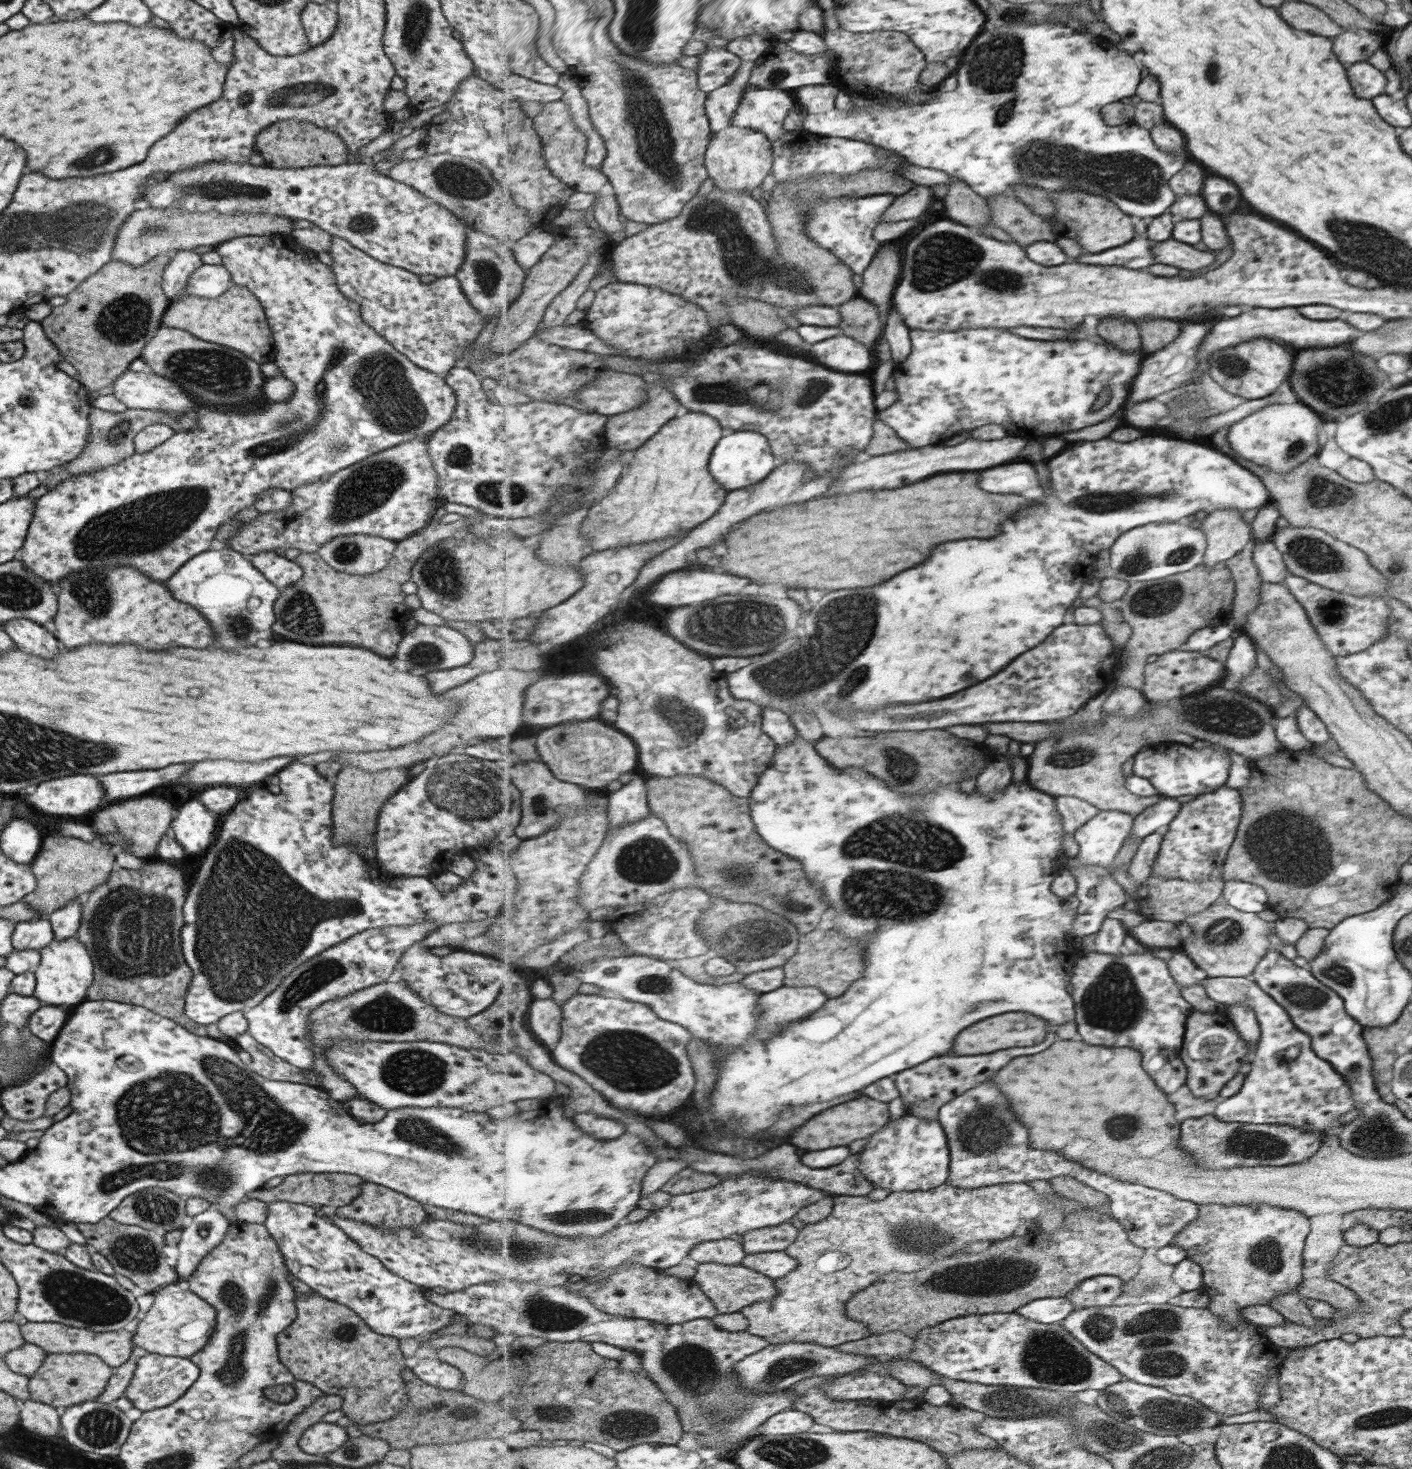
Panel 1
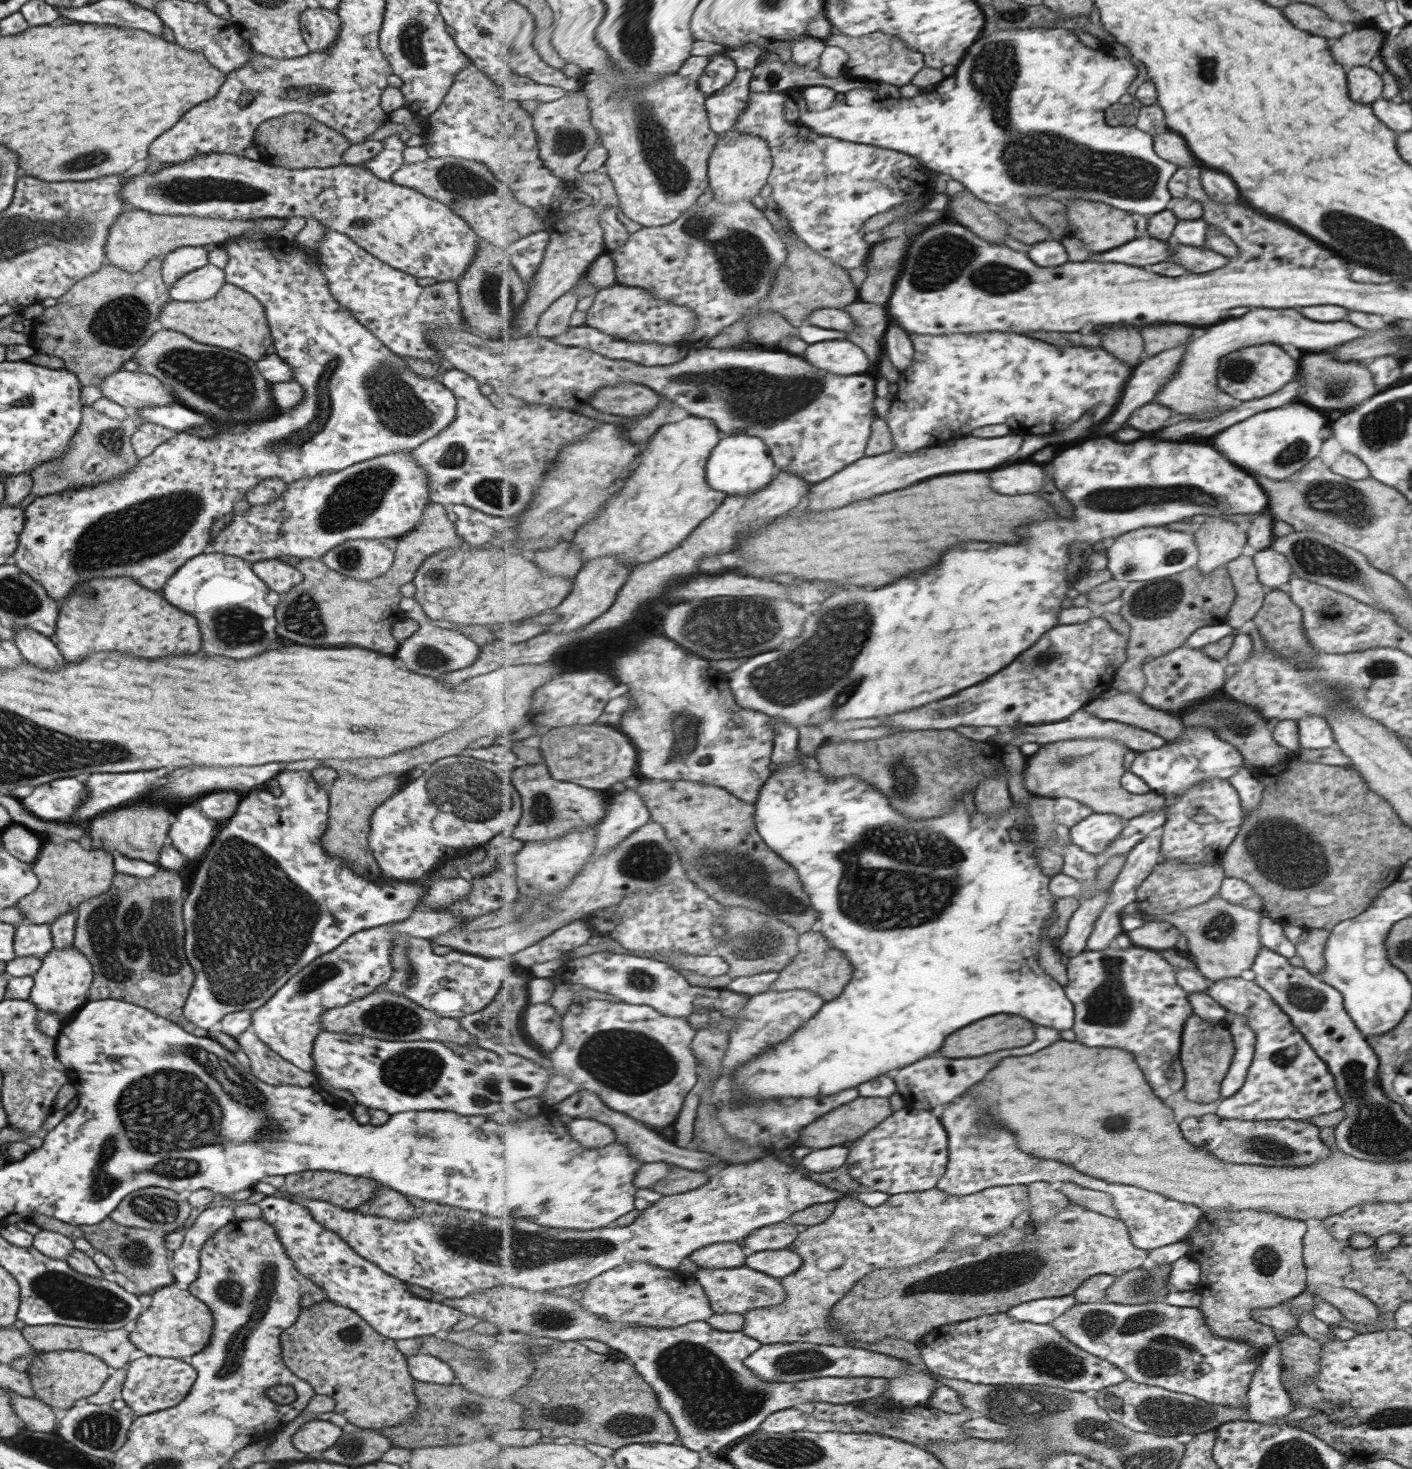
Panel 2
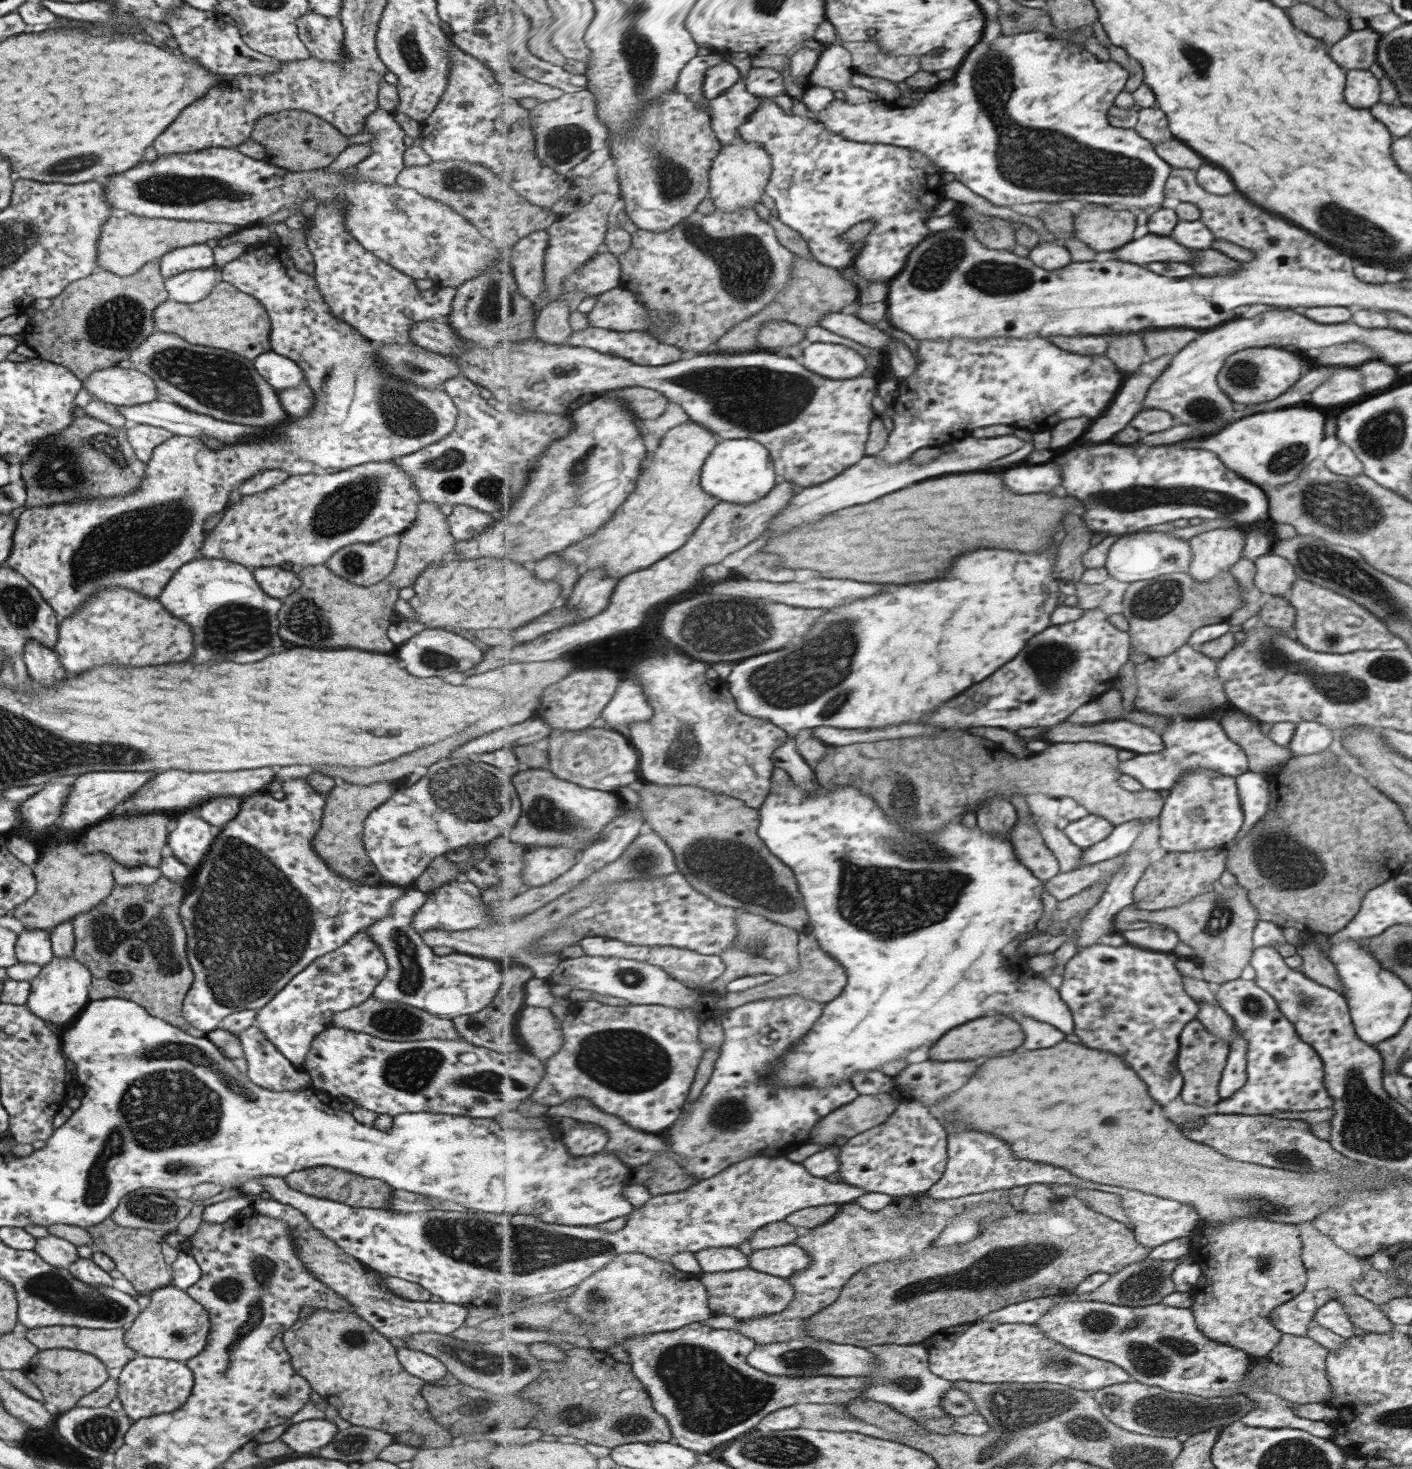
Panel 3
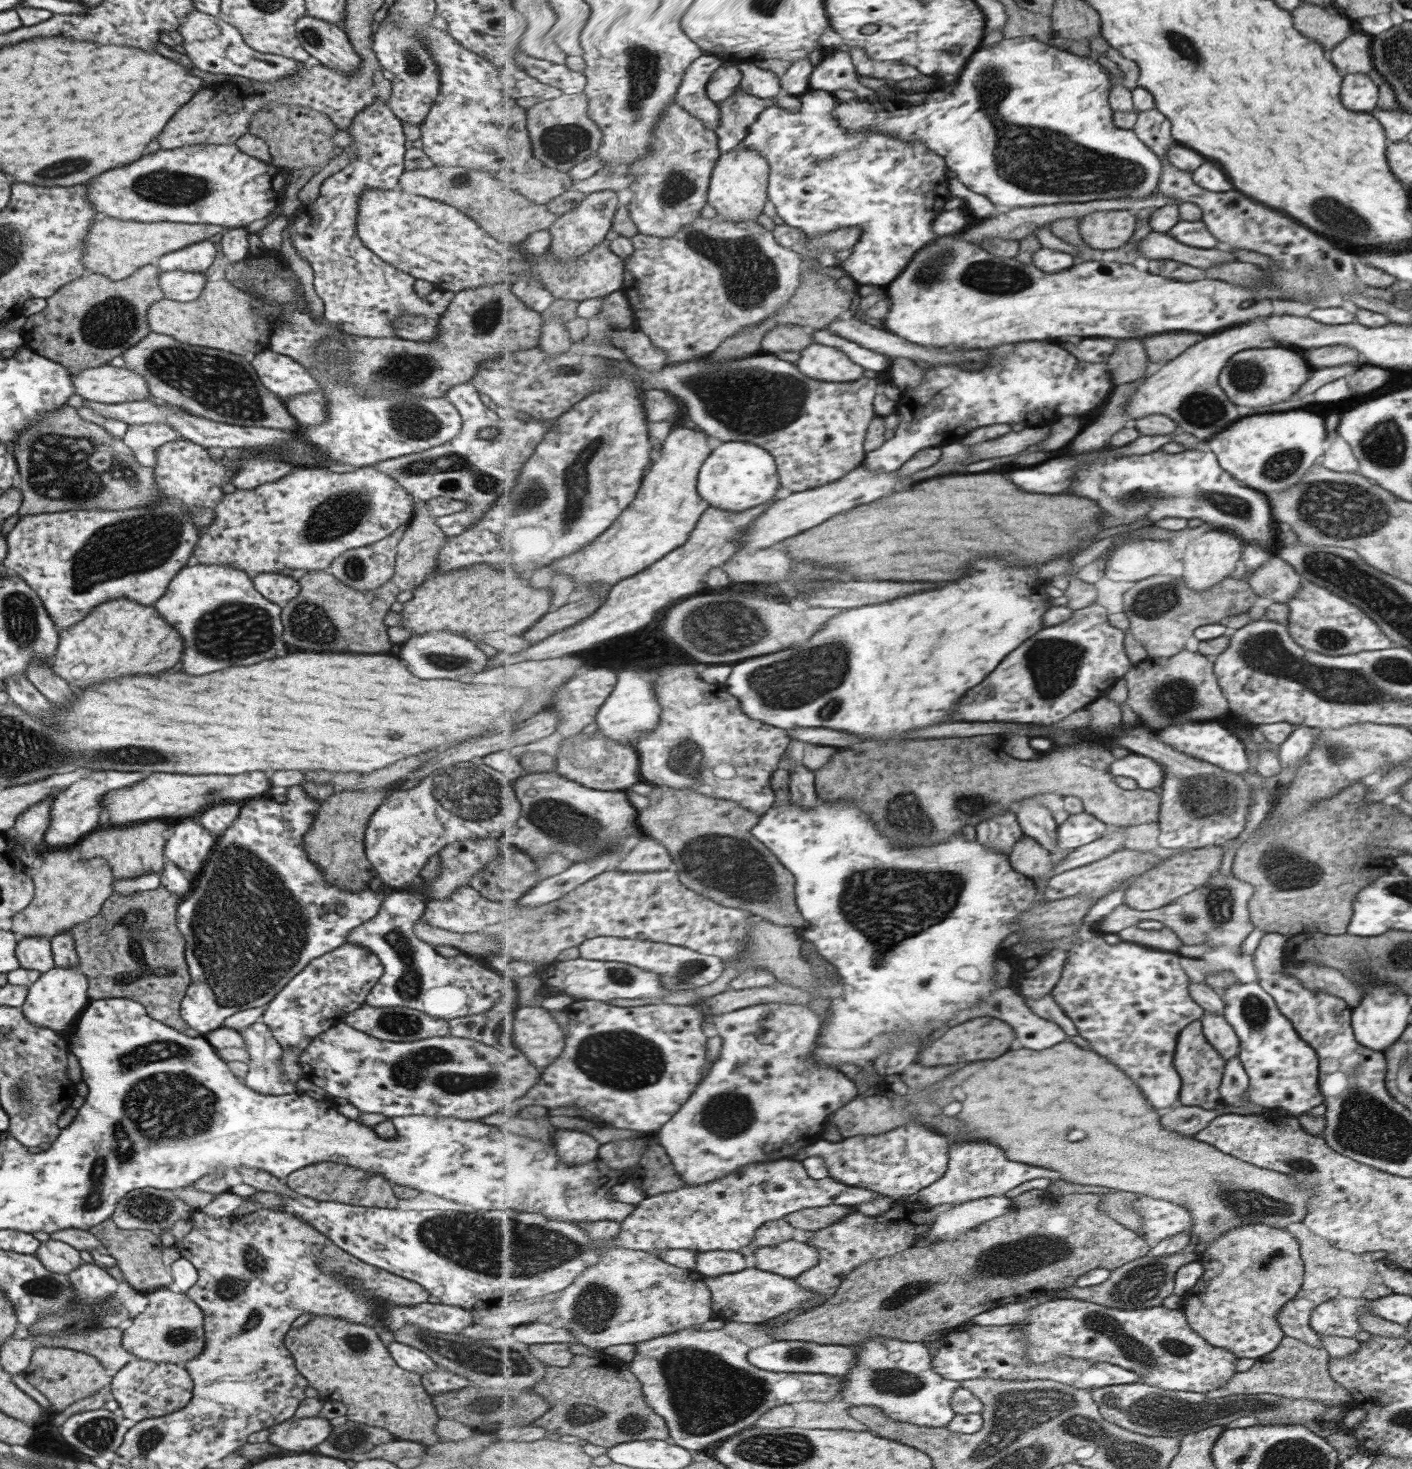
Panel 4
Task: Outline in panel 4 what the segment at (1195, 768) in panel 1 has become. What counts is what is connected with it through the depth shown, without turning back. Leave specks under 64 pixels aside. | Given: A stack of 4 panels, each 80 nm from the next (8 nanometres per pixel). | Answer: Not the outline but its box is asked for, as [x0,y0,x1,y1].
[1112,721,1249,790]

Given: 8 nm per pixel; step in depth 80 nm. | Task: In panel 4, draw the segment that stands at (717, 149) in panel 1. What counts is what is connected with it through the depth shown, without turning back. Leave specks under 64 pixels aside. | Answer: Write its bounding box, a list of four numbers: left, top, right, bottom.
[708,146,771,221]

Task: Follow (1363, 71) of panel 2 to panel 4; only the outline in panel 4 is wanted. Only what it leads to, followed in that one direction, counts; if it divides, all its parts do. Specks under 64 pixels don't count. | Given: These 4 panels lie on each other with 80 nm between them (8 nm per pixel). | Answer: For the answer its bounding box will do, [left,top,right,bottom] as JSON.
[1341,74,1377,113]

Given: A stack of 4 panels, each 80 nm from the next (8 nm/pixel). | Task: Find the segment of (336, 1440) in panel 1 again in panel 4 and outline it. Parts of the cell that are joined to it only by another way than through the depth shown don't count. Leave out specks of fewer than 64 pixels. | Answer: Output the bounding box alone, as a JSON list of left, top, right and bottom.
[267,1416,332,1452]

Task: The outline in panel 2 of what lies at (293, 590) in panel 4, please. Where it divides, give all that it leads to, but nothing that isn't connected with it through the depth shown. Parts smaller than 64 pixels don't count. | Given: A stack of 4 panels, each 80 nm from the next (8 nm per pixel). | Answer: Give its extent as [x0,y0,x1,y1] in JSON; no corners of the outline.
[250,559,302,595]

